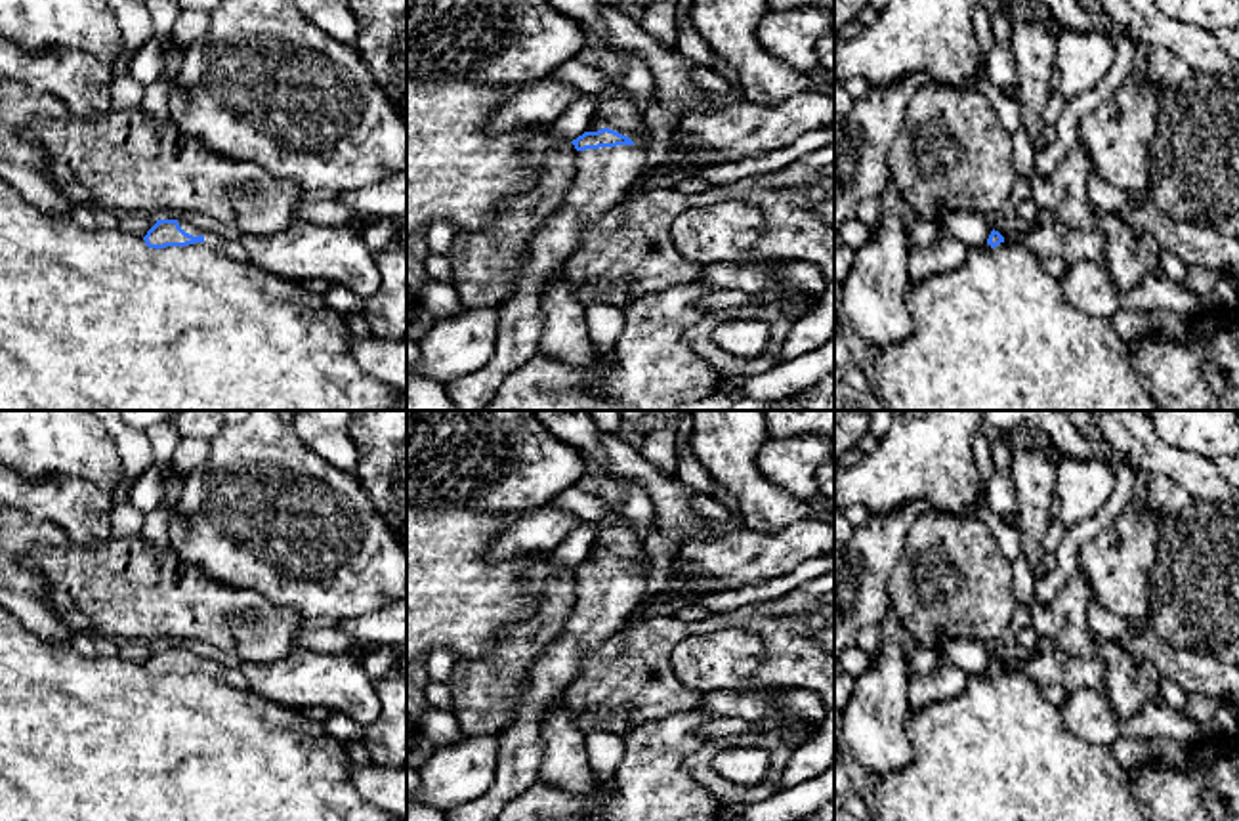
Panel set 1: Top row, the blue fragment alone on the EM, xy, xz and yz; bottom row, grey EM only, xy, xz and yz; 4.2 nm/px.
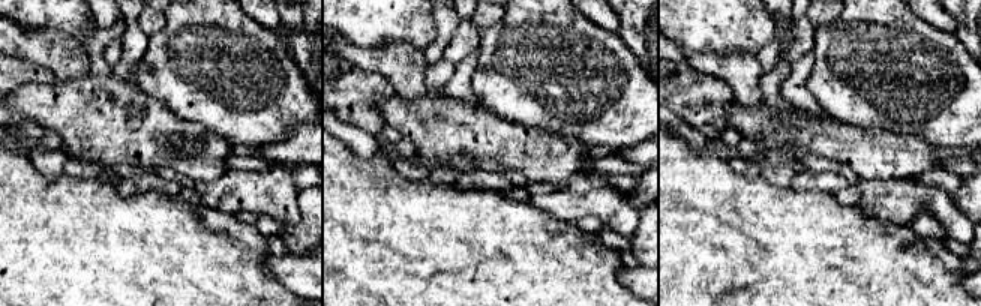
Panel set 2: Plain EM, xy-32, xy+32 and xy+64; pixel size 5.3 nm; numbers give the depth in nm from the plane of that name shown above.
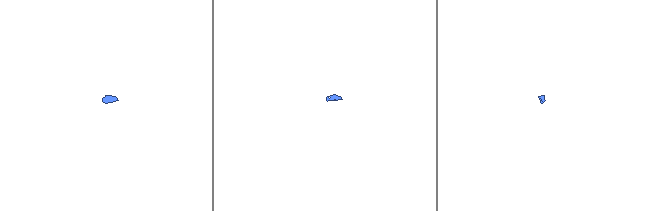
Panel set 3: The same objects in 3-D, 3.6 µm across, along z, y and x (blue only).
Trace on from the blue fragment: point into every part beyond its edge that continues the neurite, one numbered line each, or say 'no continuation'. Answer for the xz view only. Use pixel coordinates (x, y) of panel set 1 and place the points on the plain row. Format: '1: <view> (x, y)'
1: xz (617, 539)
2: xz (604, 604)

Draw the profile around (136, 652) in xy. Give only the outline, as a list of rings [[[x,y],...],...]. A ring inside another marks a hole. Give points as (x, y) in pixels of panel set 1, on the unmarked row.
[[[118,642],[118,657],[130,663],[145,664],[155,651],[157,645],[149,642]]]

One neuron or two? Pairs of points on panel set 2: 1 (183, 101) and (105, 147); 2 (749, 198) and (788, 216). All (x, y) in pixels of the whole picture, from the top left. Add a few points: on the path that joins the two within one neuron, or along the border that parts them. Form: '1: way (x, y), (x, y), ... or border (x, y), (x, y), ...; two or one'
1: border (140, 89), (158, 98), (177, 116), (201, 123); two
2: way (758, 207), (767, 216), (779, 216); one

